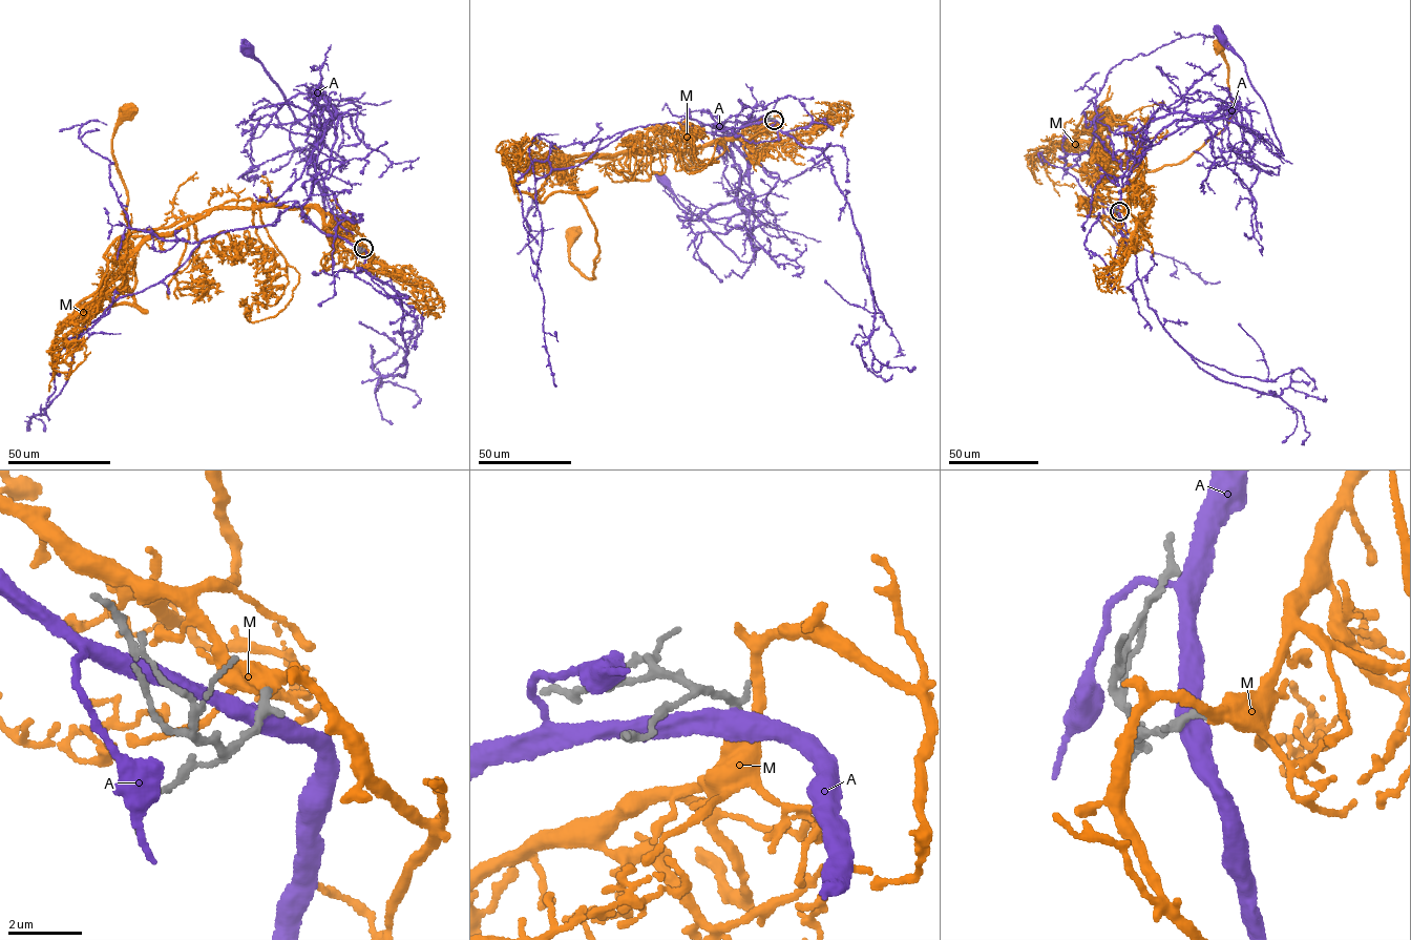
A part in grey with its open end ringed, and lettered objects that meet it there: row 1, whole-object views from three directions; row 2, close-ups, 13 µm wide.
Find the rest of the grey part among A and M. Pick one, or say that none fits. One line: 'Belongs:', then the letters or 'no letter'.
Belongs: M

